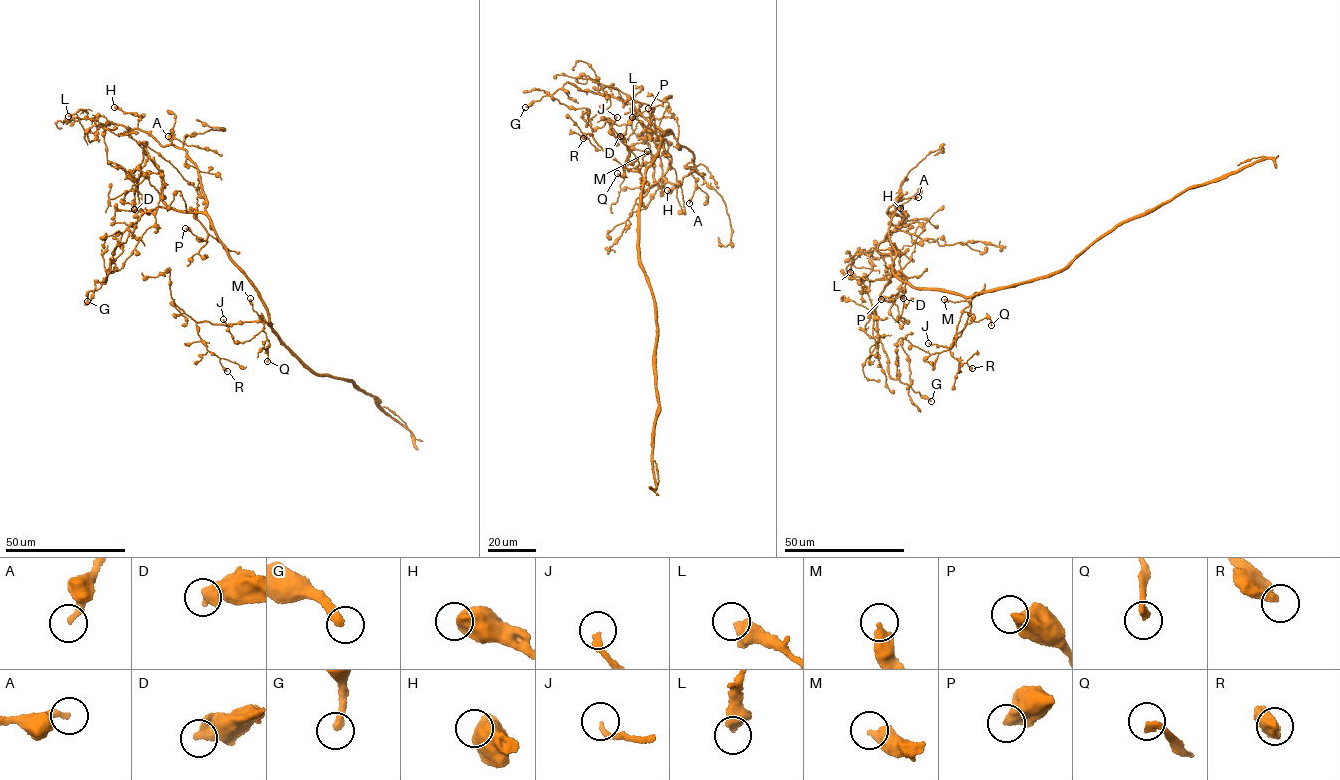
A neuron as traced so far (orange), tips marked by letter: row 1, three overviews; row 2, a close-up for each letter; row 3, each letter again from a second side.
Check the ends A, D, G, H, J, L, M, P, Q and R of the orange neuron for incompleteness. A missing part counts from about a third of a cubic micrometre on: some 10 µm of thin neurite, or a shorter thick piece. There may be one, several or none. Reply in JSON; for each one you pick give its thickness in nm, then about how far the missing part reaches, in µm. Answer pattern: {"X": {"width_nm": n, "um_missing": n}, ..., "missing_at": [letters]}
{"missing_at": []}

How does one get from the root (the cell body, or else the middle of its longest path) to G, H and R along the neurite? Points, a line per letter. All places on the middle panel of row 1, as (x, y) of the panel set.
G: (656, 152), (661, 136), (670, 130), (665, 132), (630, 104), (606, 94), (583, 90), (568, 82), (525, 107)
H: (656, 152), (661, 136), (670, 130), (695, 157), (693, 171), (667, 190)
R: (656, 152), (644, 178), (603, 150), (590, 134), (583, 134), (586, 138), (583, 138)

